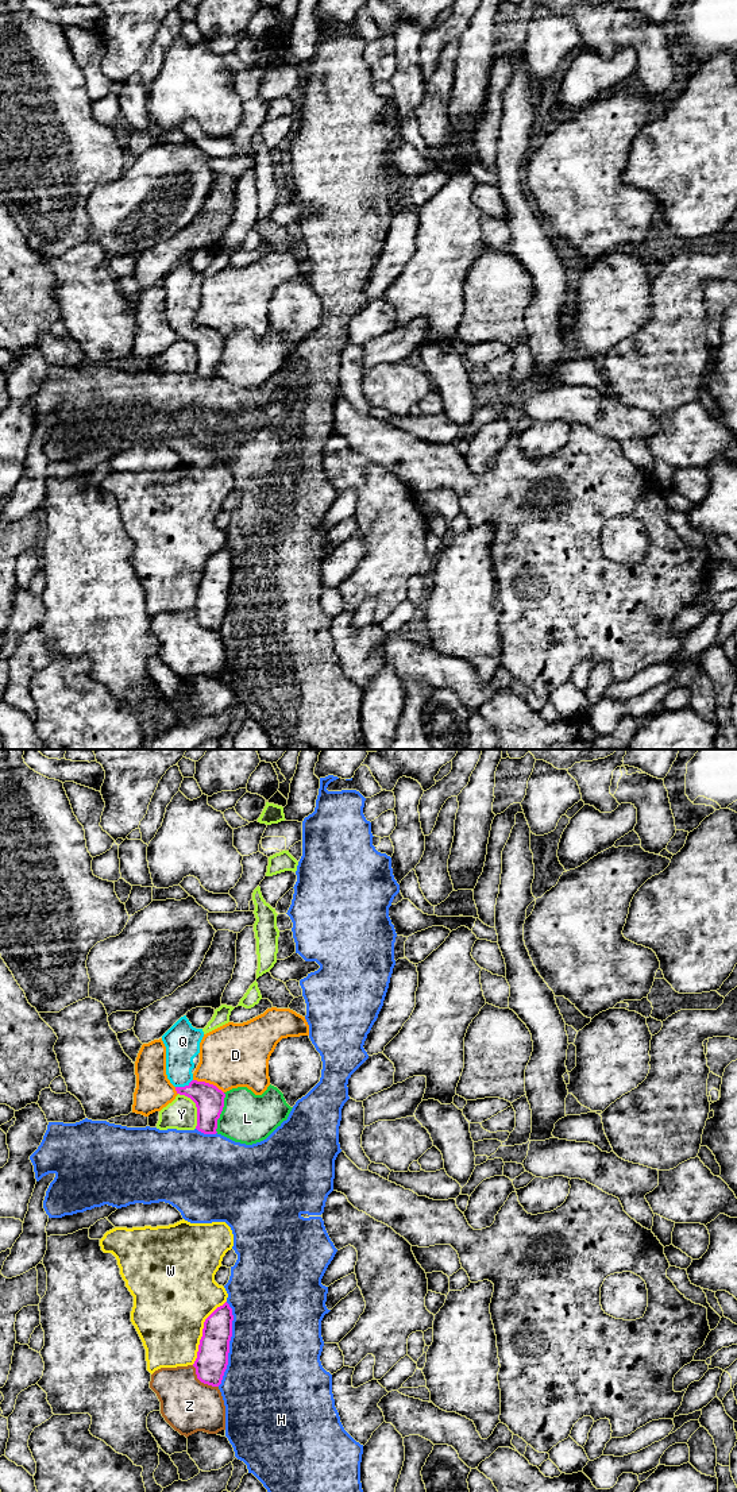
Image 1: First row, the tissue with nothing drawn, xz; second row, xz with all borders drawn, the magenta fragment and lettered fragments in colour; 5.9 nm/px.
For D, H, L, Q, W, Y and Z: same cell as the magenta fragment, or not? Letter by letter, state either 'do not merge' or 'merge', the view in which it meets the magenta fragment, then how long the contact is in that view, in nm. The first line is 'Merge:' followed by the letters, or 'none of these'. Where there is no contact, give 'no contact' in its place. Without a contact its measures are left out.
Merge: Q
D: do not merge; contact in xz; length 200 nm
H: do not merge; contact in xz; length 500 nm
L: do not merge; contact in xz; length 240 nm
Q: merge; contact in xz; length 120 nm
W: do not merge; contact in xz; length 440 nm
Y: do not merge; contact in xz; length 240 nm
Z: do not merge; contact in xz; length 200 nm

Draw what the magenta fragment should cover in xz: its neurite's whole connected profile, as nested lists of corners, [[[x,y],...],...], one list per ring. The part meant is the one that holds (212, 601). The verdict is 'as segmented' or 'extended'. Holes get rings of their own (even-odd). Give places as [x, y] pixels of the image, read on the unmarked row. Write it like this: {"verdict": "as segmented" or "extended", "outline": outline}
{"verdict": "as segmented", "outline": [[[225,545],[204,566],[197,602],[193,608],[197,622],[219,631],[228,609],[229,585],[232,581],[232,552]]]}

